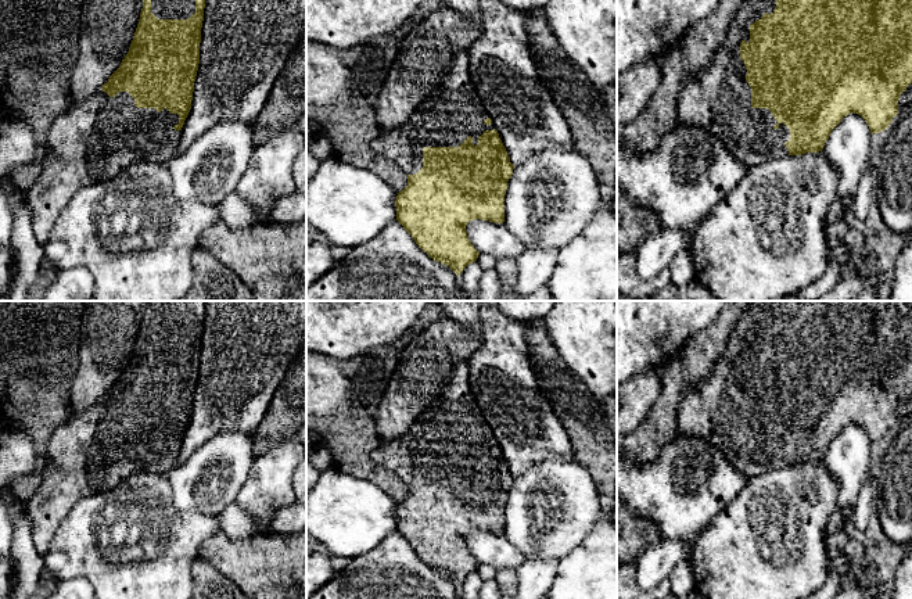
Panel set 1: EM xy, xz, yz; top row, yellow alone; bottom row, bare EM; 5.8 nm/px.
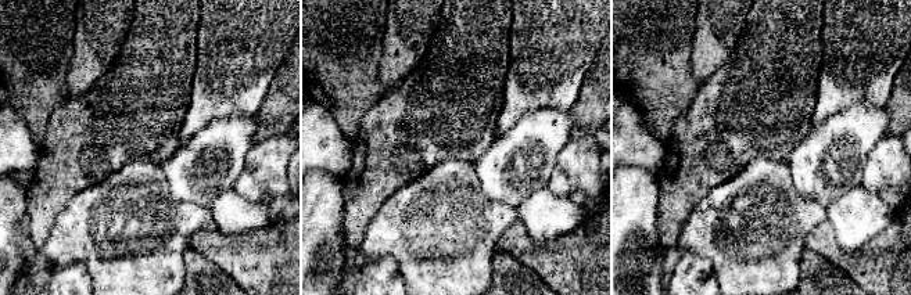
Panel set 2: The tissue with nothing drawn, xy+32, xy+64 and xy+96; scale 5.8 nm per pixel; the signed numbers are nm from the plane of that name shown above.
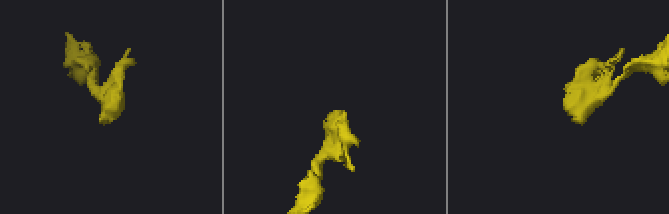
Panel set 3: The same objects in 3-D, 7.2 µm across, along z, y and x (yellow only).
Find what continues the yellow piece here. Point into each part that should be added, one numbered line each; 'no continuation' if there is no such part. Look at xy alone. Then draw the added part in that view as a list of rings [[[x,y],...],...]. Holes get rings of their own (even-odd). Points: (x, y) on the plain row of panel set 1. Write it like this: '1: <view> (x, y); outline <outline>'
1: xy (164, 315); outline [[[152,302],[151,324],[158,330],[188,330],[195,323],[195,304]]]

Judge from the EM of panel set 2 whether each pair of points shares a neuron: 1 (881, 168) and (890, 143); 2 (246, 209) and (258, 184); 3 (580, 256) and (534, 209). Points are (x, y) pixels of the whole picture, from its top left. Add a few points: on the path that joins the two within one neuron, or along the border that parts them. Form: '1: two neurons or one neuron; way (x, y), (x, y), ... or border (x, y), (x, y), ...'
1: one neuron; way (886, 162), (890, 148)
2: two neurons; border (232, 190), (246, 198), (261, 202)
3: two neurons; border (584, 218), (541, 244), (527, 234)

